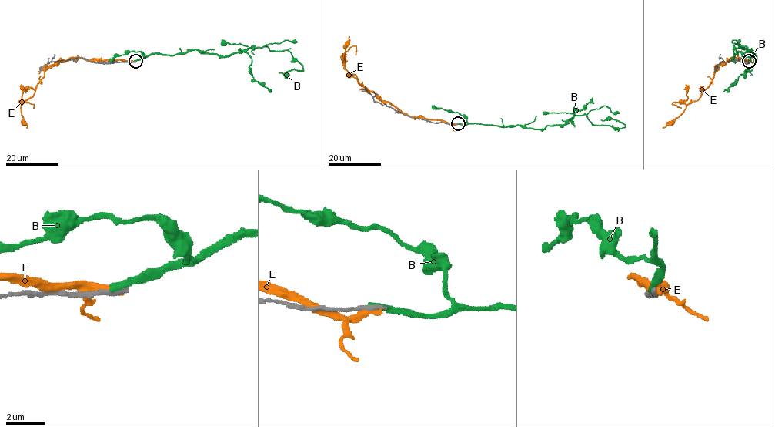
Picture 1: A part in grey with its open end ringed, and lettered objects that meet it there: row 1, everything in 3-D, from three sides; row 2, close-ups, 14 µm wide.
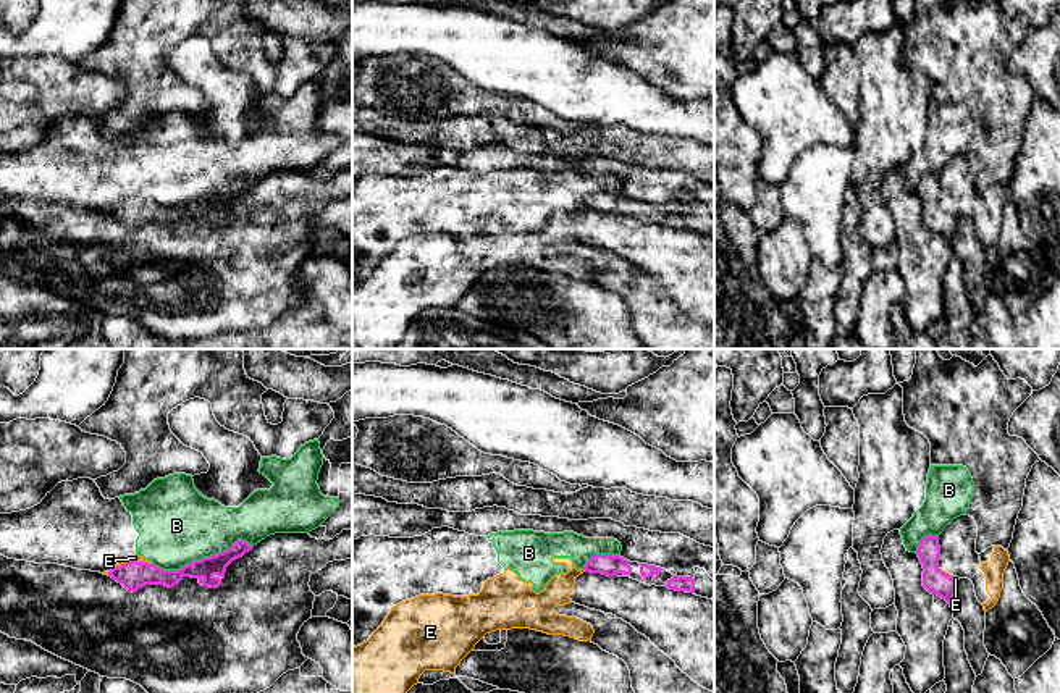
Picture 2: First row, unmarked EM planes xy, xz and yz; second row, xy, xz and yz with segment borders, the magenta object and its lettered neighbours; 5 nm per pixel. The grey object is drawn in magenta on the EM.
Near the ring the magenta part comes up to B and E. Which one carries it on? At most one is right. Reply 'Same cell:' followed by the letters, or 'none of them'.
Same cell: none of them

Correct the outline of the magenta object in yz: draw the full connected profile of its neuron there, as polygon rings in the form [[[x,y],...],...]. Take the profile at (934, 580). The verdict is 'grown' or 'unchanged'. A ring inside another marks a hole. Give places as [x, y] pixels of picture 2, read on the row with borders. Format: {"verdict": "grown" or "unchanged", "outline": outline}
{"verdict": "unchanged", "outline": [[[924,536],[916,551],[923,564],[923,586],[931,593],[945,599],[949,604],[953,601],[957,582],[949,573],[939,569],[939,536]]]}

